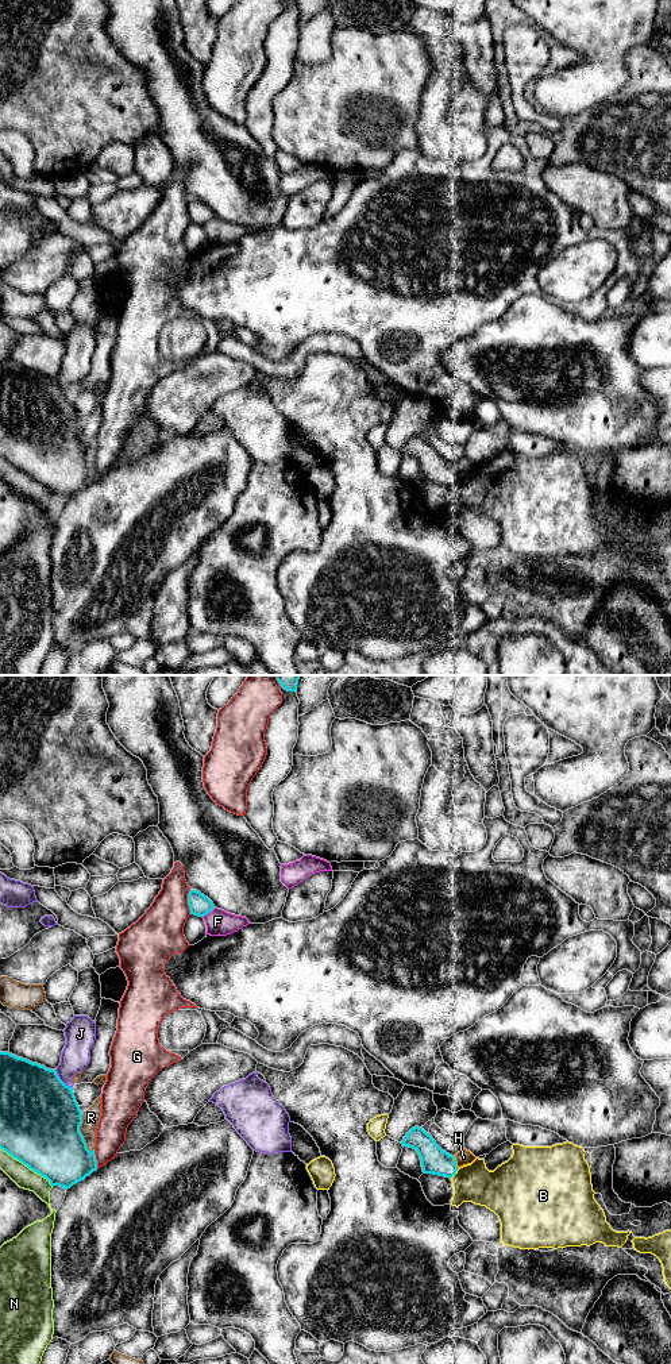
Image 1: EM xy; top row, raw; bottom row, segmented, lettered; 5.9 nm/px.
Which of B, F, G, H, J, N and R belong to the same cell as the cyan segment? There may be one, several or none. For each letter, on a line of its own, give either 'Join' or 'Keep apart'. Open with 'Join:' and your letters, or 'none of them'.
Join: H
B: Keep apart
F: Keep apart
G: Keep apart
H: Join
J: Keep apart
N: Keep apart
R: Keep apart

